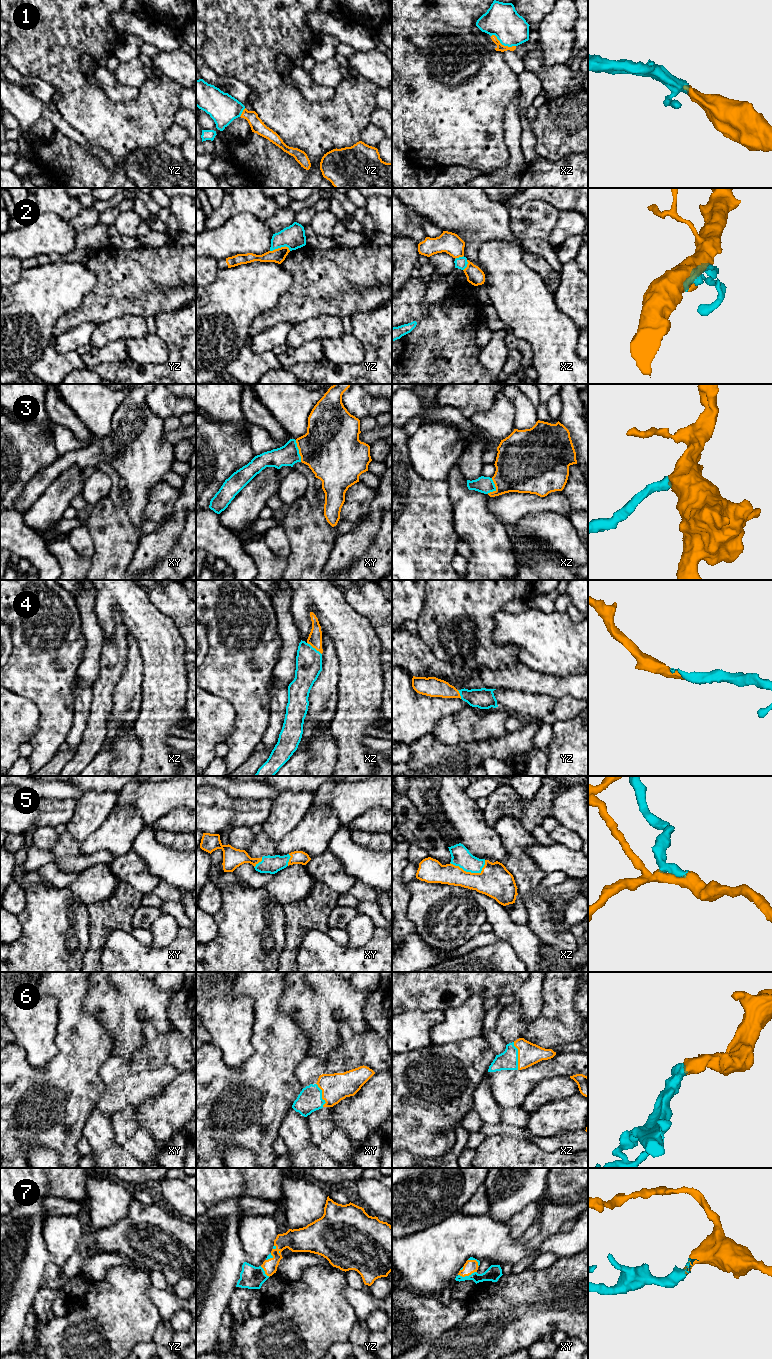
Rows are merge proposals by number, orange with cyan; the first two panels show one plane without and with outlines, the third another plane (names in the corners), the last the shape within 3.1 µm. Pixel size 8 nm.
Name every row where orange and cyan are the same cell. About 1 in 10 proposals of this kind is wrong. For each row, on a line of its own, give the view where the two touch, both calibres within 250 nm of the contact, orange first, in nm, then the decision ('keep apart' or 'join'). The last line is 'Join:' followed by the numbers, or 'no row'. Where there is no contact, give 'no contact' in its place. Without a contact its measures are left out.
1: contact in xz; calibres 60 and 280 nm; join
2: contact in yz; calibres 110 and 190 nm; keep apart
3: contact in xy; calibres 460 and 170 nm; join
4: contact in xz; calibres 110 and 200 nm; join
5: contact in xz; calibres 260 and 150 nm; join
6: contact in xz; calibres 180 and 160 nm; join
7: contact in xy; calibres 110 and 120 nm; join
Join: 1, 3, 4, 5, 6, 7

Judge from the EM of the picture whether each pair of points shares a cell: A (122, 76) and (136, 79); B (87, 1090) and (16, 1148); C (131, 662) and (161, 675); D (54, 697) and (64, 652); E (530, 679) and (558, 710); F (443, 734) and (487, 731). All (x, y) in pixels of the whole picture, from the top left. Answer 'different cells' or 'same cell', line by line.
A: same cell
B: same cell
C: different cells
D: same cell
E: different cells
F: same cell

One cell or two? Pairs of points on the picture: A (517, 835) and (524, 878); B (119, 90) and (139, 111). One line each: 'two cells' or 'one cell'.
A: one cell
B: two cells

